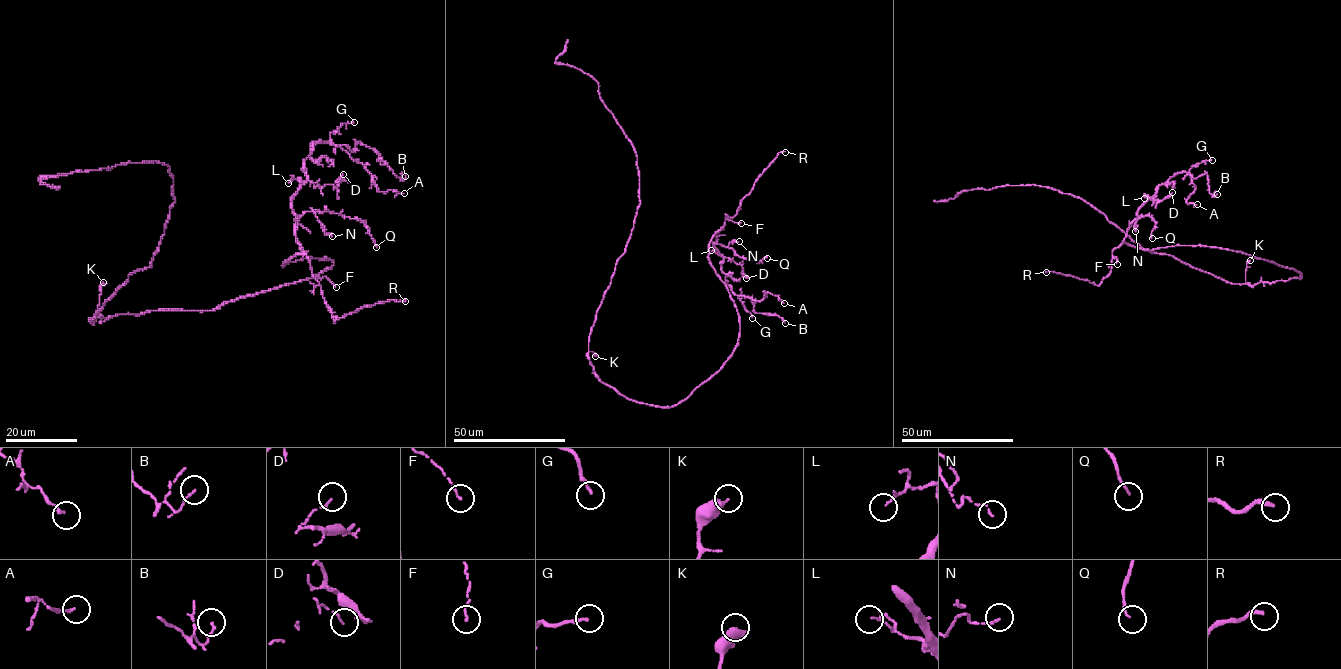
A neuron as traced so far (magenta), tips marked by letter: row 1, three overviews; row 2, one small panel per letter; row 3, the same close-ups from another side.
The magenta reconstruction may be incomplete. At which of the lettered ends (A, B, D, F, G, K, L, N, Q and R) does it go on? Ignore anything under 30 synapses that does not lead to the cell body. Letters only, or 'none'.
R

